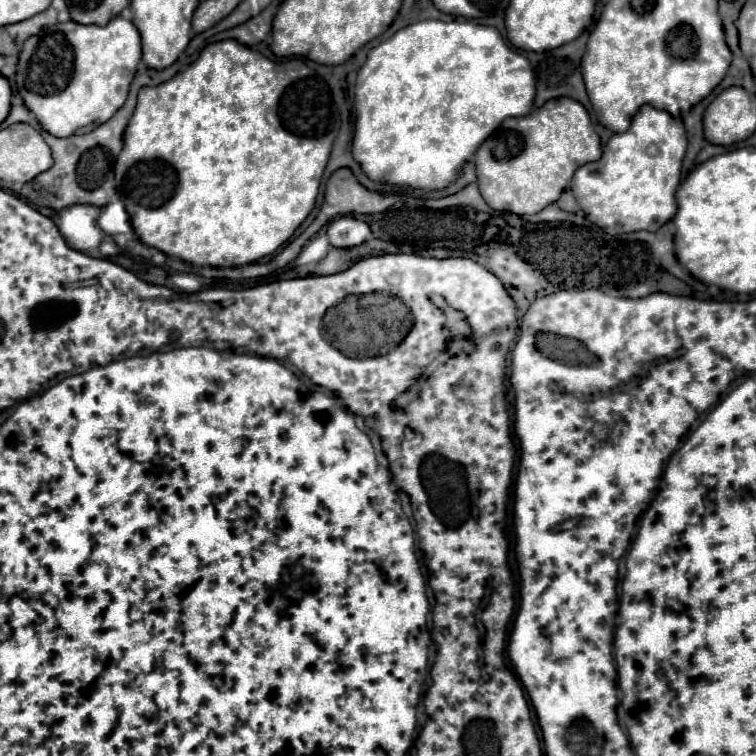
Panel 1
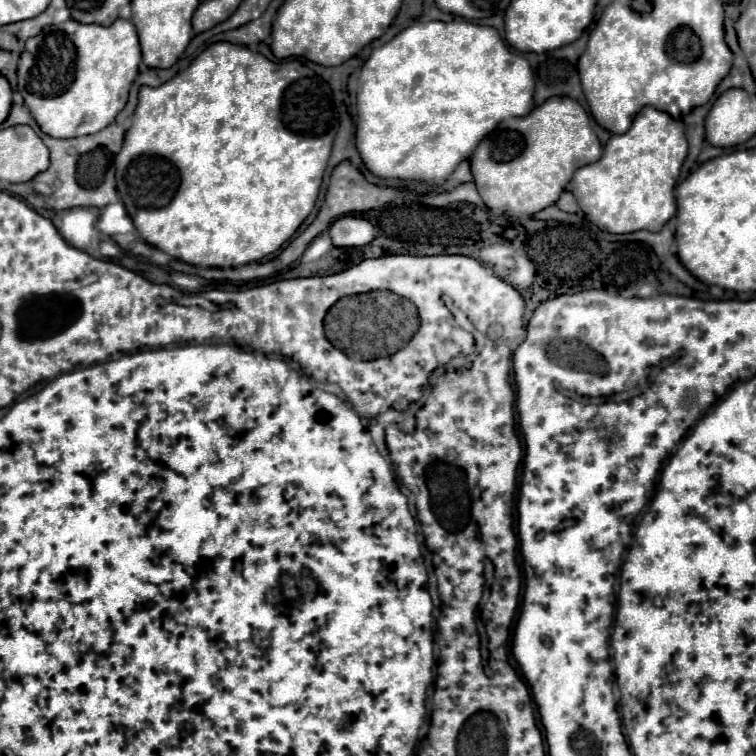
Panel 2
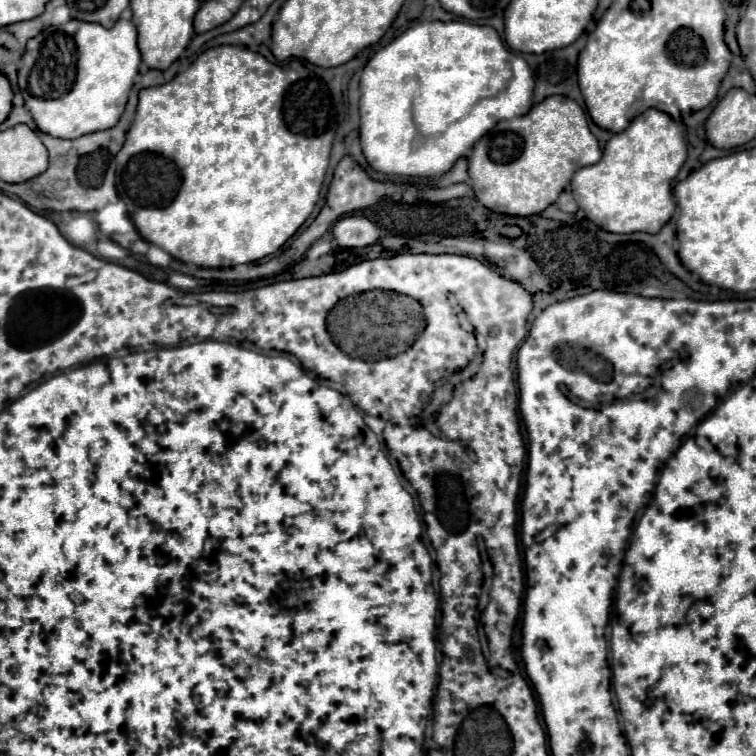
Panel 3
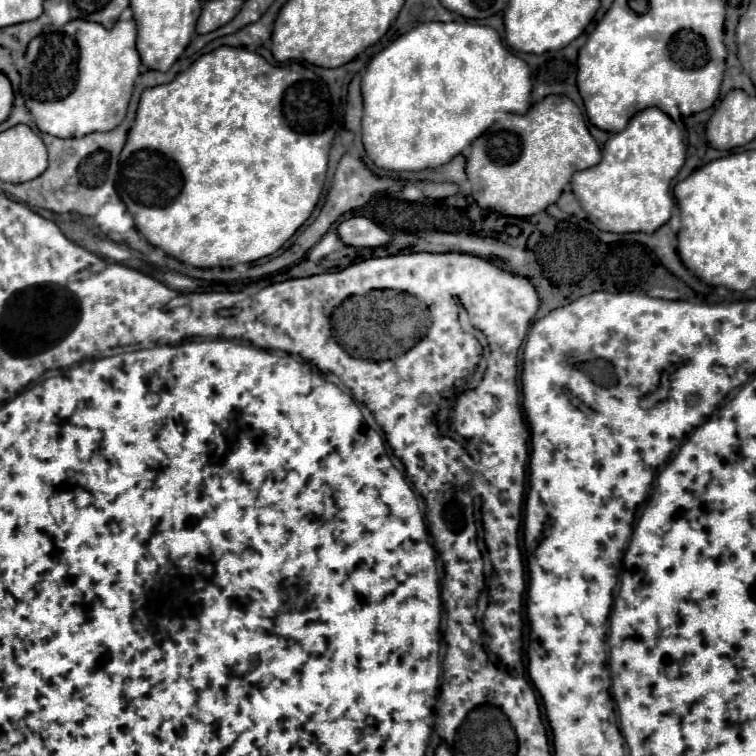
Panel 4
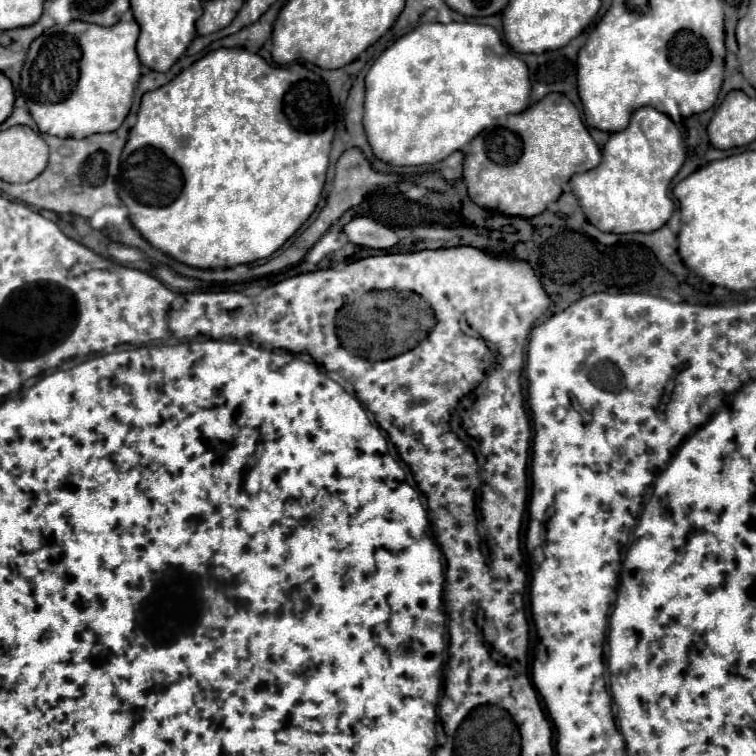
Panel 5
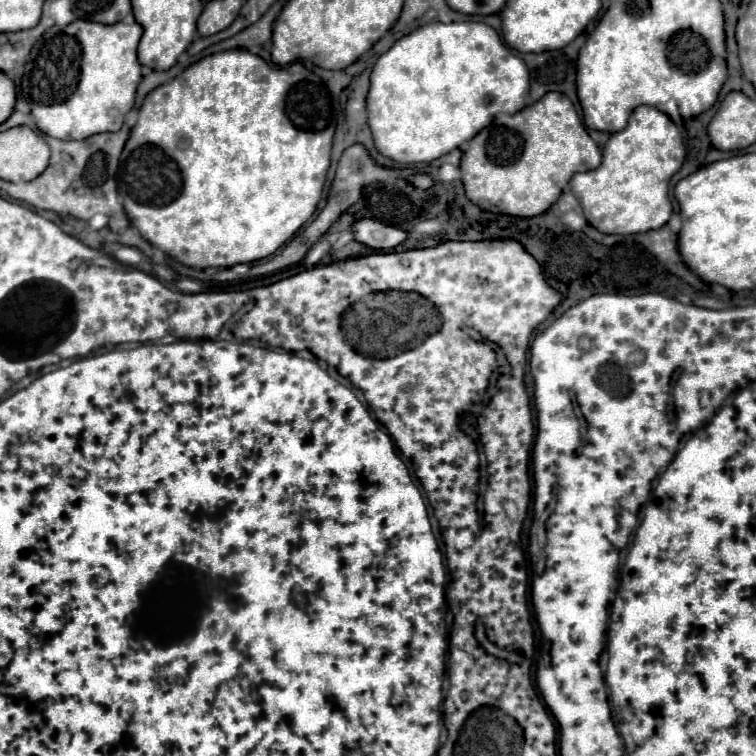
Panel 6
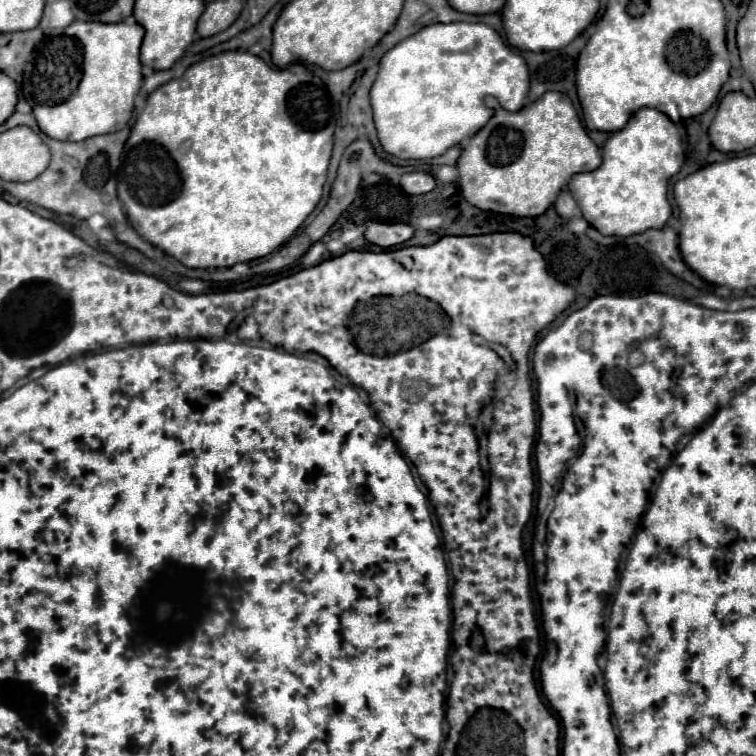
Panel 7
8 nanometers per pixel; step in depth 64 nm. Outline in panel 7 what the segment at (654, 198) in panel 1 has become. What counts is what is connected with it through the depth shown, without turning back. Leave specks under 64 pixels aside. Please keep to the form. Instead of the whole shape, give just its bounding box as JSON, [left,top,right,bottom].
[568,108,685,236]

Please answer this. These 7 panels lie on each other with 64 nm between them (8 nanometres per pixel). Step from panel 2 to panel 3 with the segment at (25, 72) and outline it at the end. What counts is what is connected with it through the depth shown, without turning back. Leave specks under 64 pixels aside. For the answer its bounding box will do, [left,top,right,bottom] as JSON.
[18,19,138,138]

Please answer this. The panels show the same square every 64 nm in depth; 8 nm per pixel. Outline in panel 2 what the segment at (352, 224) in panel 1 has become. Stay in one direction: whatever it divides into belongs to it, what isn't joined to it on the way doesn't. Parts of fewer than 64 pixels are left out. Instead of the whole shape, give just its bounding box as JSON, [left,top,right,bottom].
[330,216,376,248]

